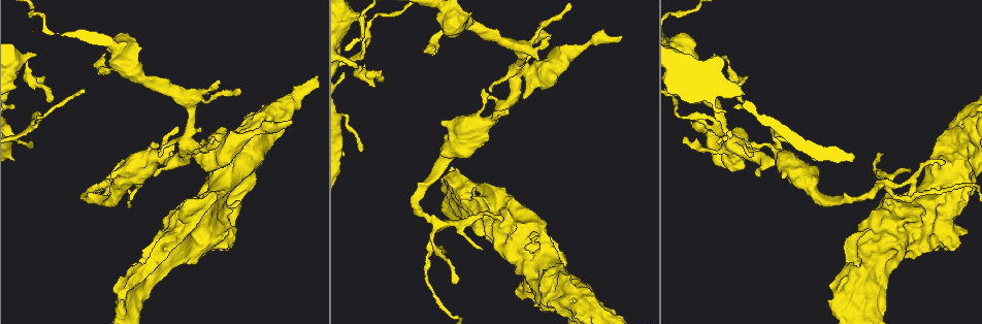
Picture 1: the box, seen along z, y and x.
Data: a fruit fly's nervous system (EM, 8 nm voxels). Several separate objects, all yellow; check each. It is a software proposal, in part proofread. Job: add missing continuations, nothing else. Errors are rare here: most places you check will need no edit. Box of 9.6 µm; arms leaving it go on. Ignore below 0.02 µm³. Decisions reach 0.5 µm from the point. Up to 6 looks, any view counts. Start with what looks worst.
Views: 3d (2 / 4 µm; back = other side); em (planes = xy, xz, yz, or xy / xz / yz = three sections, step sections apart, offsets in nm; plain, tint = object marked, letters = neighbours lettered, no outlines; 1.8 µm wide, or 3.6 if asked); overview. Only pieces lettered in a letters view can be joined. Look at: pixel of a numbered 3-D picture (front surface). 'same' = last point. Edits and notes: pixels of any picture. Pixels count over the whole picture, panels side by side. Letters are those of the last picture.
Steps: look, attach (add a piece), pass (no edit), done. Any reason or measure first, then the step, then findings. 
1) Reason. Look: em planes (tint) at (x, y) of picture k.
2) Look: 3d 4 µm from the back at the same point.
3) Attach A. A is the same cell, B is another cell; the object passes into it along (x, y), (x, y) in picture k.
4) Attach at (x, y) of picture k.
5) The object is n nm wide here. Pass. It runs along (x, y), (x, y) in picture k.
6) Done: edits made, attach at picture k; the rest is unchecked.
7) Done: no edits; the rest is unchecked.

Stops while still wide. Look: em planes (tint) at (365, 18) of picture 1.

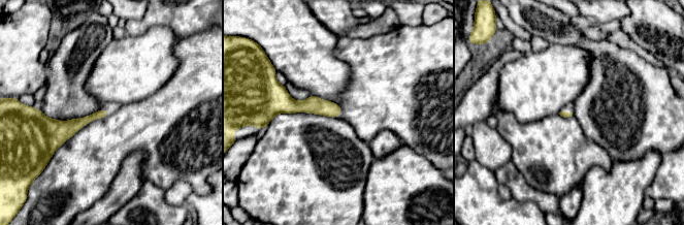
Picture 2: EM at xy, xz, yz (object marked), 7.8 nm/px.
Look: em planes (letters) at the same point.

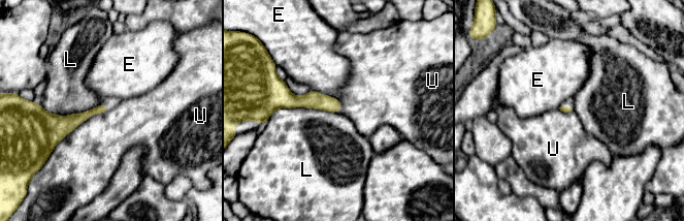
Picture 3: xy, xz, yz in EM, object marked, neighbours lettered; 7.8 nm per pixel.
Pass. E, L and U are other cells; it runs along (337, 103), (282, 101), (277, 104) in picture 3; no lettered piece goes on from it.

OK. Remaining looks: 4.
Four or more arms meet. Look: em 3.6 µm xz step 16 (tint) at (727, 143) of picture 1.

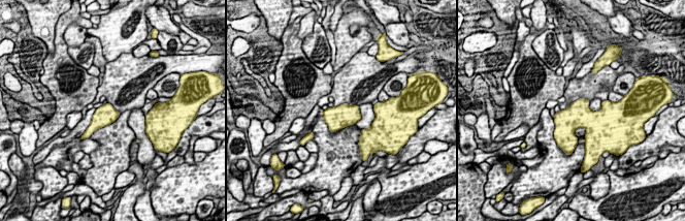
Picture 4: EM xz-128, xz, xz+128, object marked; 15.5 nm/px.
Cut it another way. Look: em 3.6 µm planes (letters) at the same point.

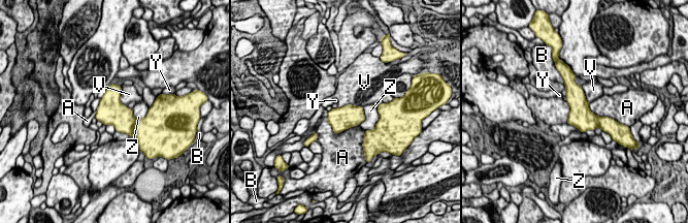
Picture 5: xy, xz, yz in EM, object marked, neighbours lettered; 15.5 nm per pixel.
The longest contact is with A, 550 nm. Pass. A, B, V, Y and Z are other cells; a border runs along (120, 86), (120, 101), (126, 106) in picture 5; no lettered piece goes on from it.

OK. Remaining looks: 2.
Done: no edits; the rest is unchecked.

